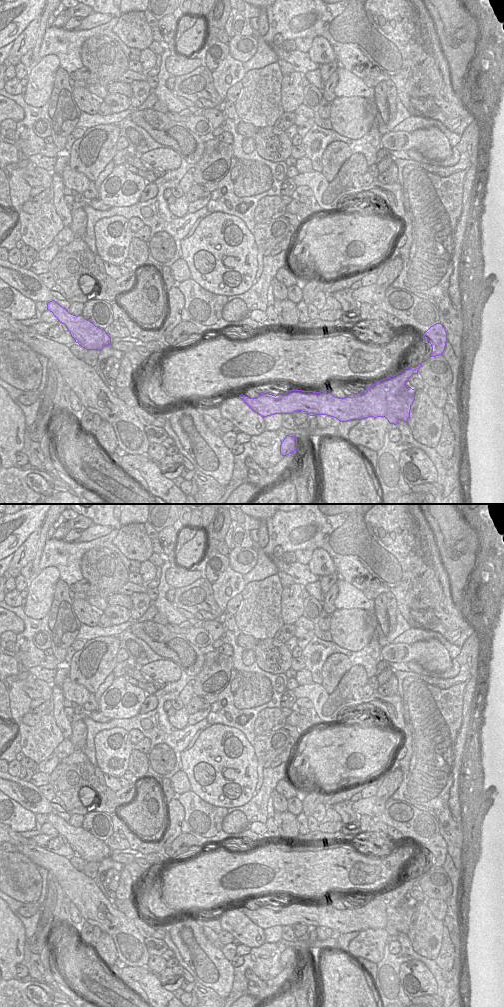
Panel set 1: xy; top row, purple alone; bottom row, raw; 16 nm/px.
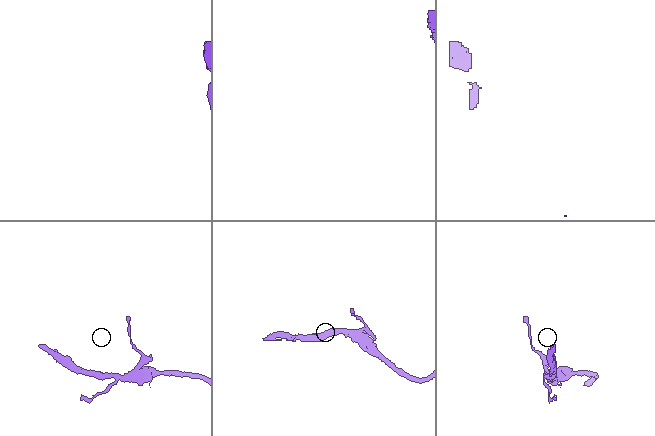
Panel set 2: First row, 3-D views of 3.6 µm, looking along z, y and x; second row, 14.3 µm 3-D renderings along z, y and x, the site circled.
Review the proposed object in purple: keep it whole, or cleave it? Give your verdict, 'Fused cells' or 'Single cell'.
Fused cells

